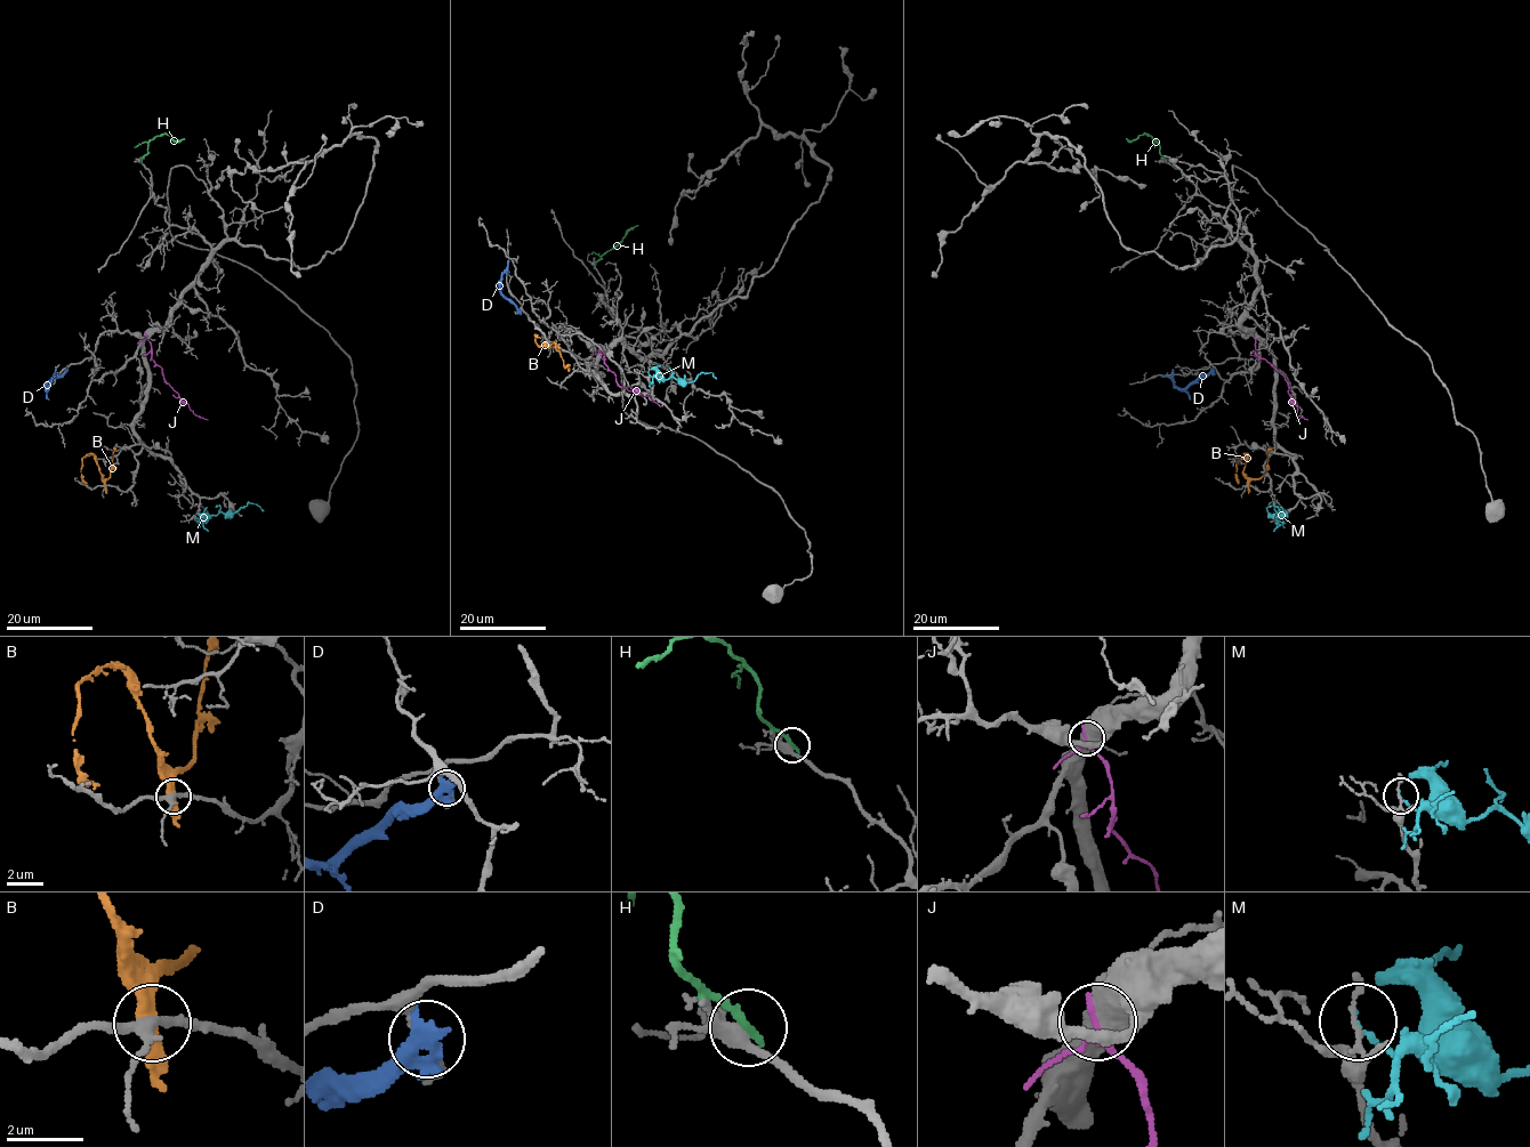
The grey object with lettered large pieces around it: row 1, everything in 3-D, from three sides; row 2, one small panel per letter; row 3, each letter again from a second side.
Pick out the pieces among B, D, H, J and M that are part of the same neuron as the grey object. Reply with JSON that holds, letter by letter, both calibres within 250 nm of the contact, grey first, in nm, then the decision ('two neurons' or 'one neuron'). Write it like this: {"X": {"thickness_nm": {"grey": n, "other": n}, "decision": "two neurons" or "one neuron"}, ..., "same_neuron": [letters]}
{"B": {"thickness_nm": {"grey": 260, "other": 360}, "decision": "two neurons"}, "D": {"thickness_nm": {"grey": 120, "other": 550}, "decision": "two neurons"}, "H": {"thickness_nm": {"grey": 320, "other": 240}, "decision": "two neurons"}, "J": {"thickness_nm": {"grey": 550, "other": 170}, "decision": "two neurons"}, "M": {"thickness_nm": {"grey": 110, "other": 140}, "decision": "two neurons"}, "same_neuron": []}

